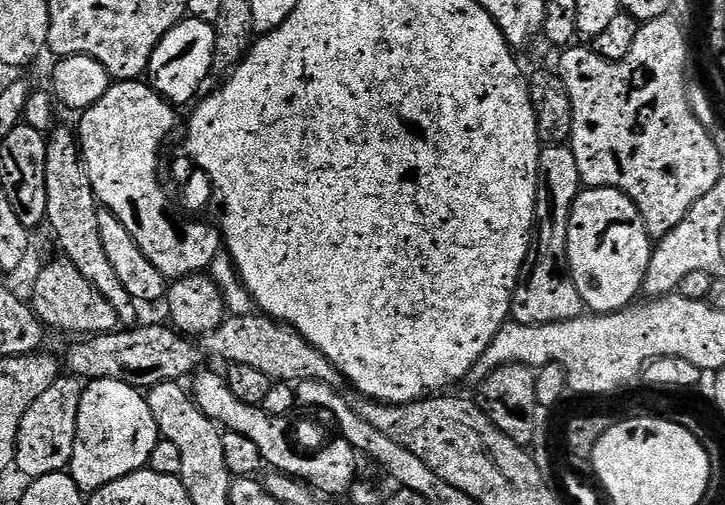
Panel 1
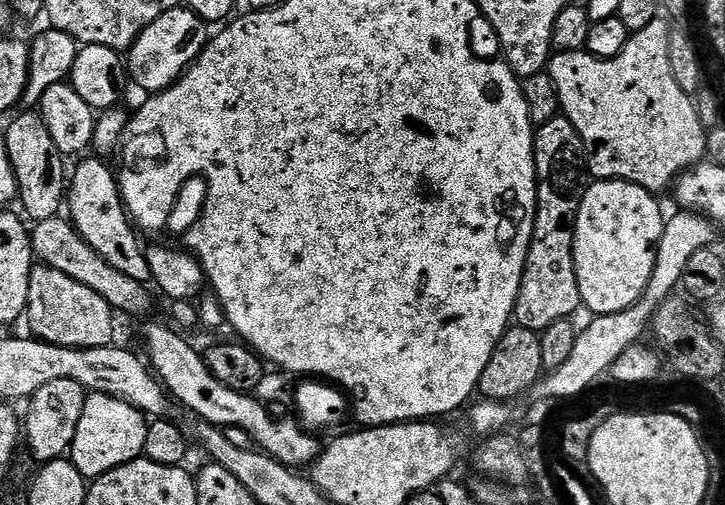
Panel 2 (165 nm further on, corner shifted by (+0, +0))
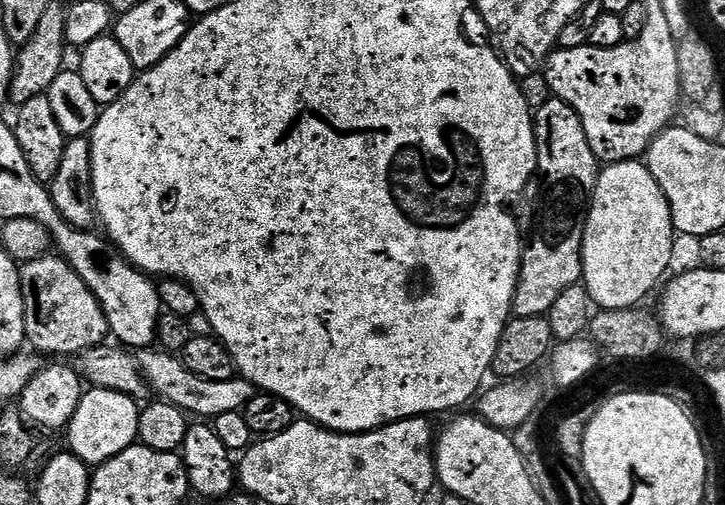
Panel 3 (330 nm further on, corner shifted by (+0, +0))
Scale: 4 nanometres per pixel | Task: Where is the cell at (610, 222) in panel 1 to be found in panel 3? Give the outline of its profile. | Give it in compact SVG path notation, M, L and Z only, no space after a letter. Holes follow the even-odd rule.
M623 160L601 167L592 192L592 203L588 206L582 246L582 283L593 305L600 310L643 305L644 299L655 290L656 283L658 288L669 275L672 236L674 229L666 194L662 194L658 182L654 182L654 174L650 174L647 163Z

